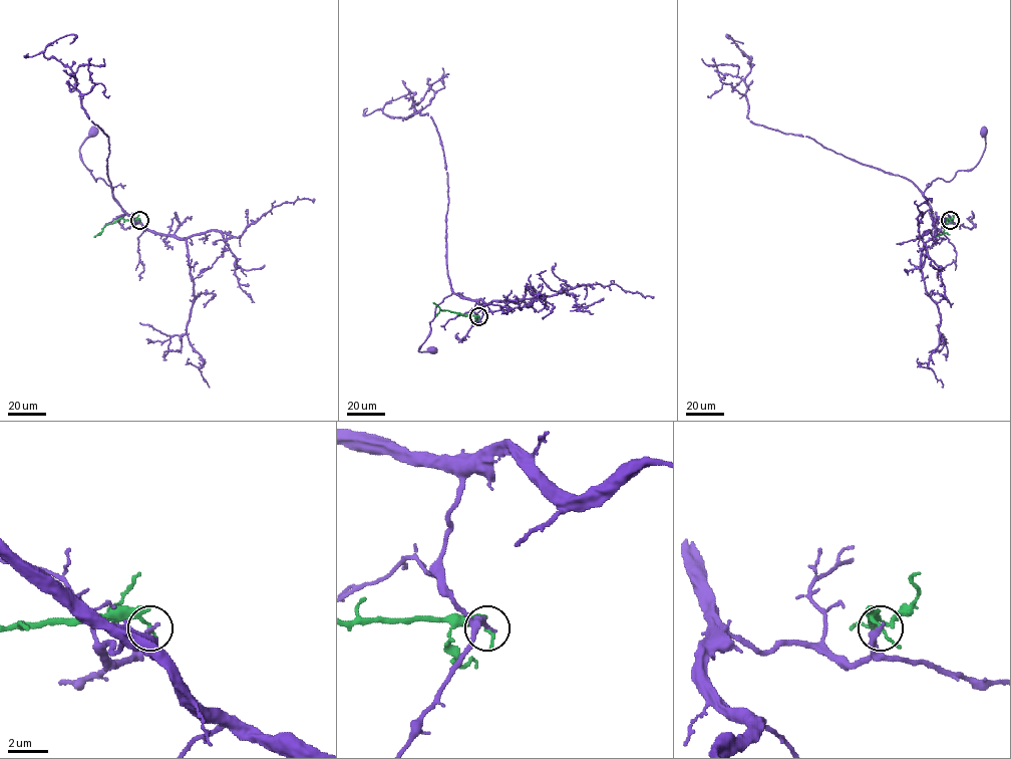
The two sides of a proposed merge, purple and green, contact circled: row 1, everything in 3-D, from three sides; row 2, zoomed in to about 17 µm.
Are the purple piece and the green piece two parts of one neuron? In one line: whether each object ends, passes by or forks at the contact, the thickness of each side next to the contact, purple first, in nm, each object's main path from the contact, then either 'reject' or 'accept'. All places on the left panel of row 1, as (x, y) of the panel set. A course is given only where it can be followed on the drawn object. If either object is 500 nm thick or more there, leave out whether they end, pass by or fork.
purple ends | green passes by | 320/140 nm | purple via (139, 220), (135, 223), (112, 196), (113, 188), (100, 178), (96, 182), (82, 163), (80, 146), (93, 133) | green via (139, 220), (119, 218), (106, 224), (95, 237) | reject

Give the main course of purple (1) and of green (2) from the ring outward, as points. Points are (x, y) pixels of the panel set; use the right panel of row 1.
1: (950, 220), (934, 220), (924, 192), (937, 178), (949, 182), (958, 171), (973, 168), (985, 146), (984, 133)
2: (950, 220), (947, 218), (944, 232), (936, 237)

